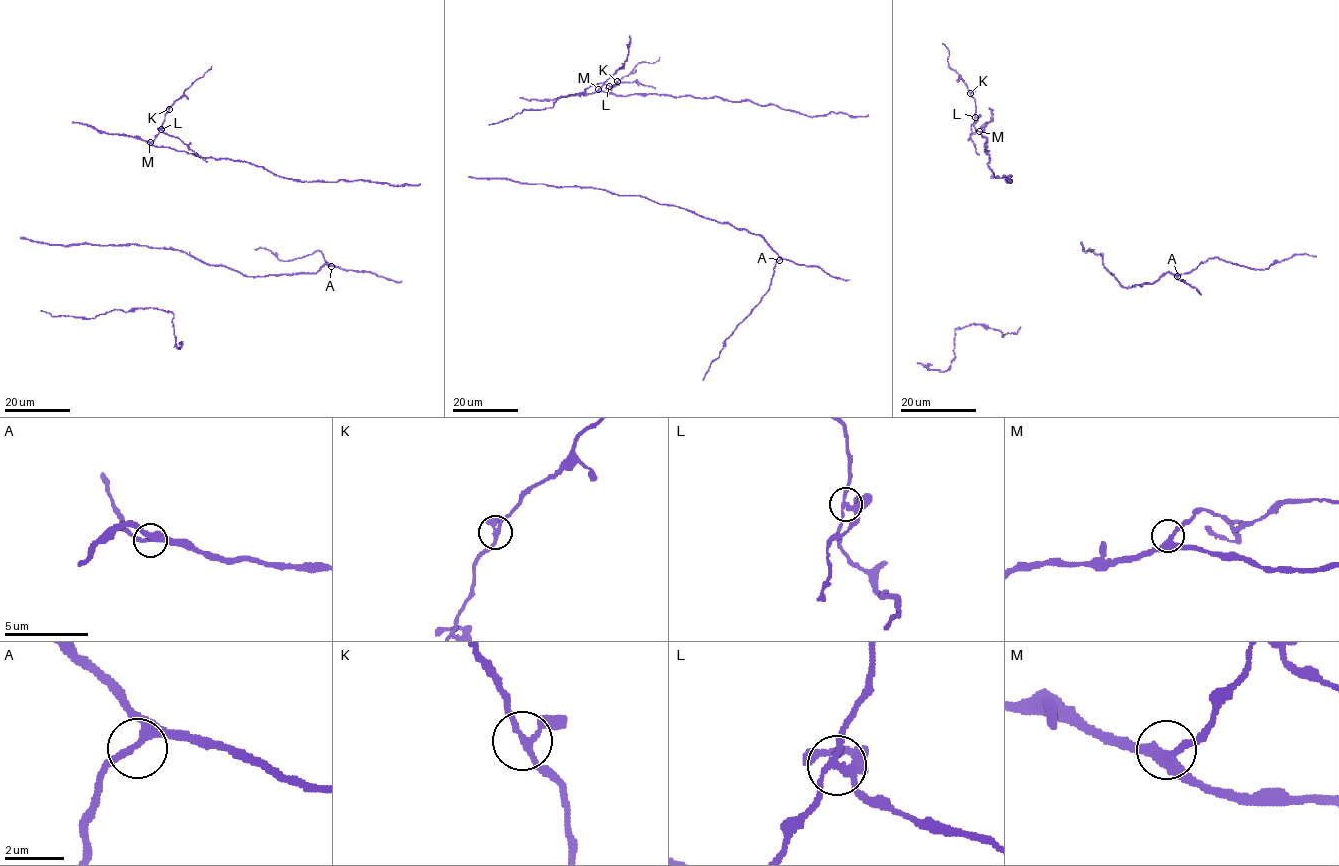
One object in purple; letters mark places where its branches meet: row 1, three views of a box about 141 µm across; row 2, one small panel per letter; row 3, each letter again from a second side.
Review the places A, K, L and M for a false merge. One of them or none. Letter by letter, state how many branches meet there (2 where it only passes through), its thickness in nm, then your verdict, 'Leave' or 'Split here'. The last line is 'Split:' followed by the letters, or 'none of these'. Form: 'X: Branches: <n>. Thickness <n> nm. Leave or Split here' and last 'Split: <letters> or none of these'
A: Branches: 3. Thickness 260 nm. Leave
K: Branches: 3. Thickness 200 nm. Leave
L: Branches: 4. Thickness 200 nm. Split here
M: Branches: 3. Thickness 320 nm. Leave
Split: L

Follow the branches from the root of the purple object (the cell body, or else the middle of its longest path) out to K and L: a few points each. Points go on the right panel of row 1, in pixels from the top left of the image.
K: (988, 142), (974, 127), (975, 100), (970, 93)
L: (988, 142), (974, 127), (975, 117)

